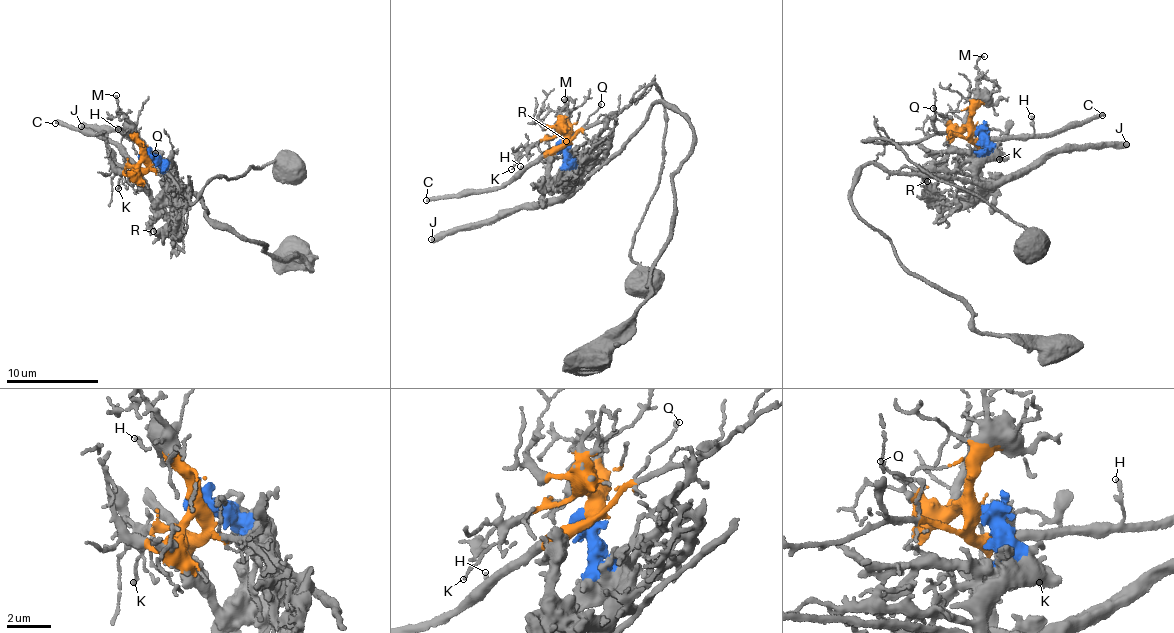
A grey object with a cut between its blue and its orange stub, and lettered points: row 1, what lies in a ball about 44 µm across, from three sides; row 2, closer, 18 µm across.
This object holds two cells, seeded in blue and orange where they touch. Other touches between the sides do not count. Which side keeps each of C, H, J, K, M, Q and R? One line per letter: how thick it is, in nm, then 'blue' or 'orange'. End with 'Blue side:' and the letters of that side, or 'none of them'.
C: 320 nm thick; orange
H: 150 nm thick; orange
J: 500 nm thick; blue
K: 100 nm thick; orange
M: 150 nm thick; orange
Q: 140 nm thick; orange
R: 400 nm thick; blue
Blue side: J, R

